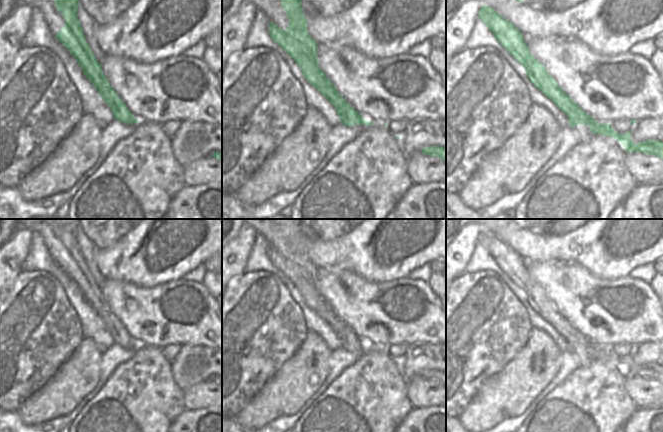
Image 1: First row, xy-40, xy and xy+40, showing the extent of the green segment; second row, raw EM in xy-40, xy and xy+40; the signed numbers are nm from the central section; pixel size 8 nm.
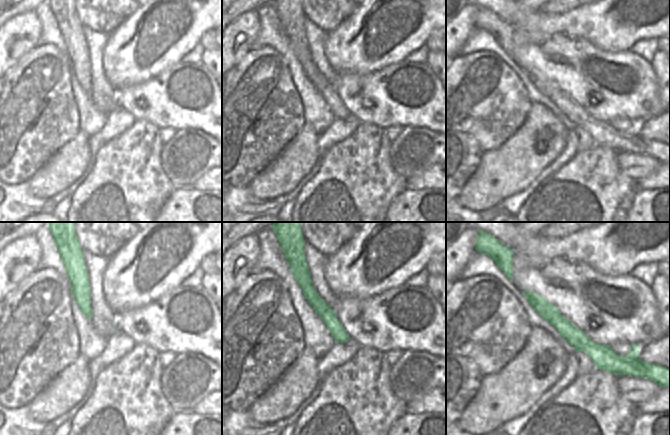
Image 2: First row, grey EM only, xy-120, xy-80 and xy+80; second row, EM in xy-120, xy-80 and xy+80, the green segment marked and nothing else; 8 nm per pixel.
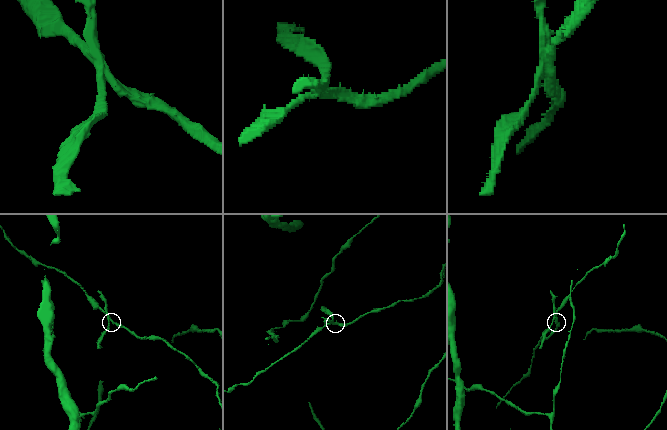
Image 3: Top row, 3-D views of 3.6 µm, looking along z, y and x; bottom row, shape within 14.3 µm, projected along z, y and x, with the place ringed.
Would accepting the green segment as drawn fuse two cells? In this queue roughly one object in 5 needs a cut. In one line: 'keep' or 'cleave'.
cleave

